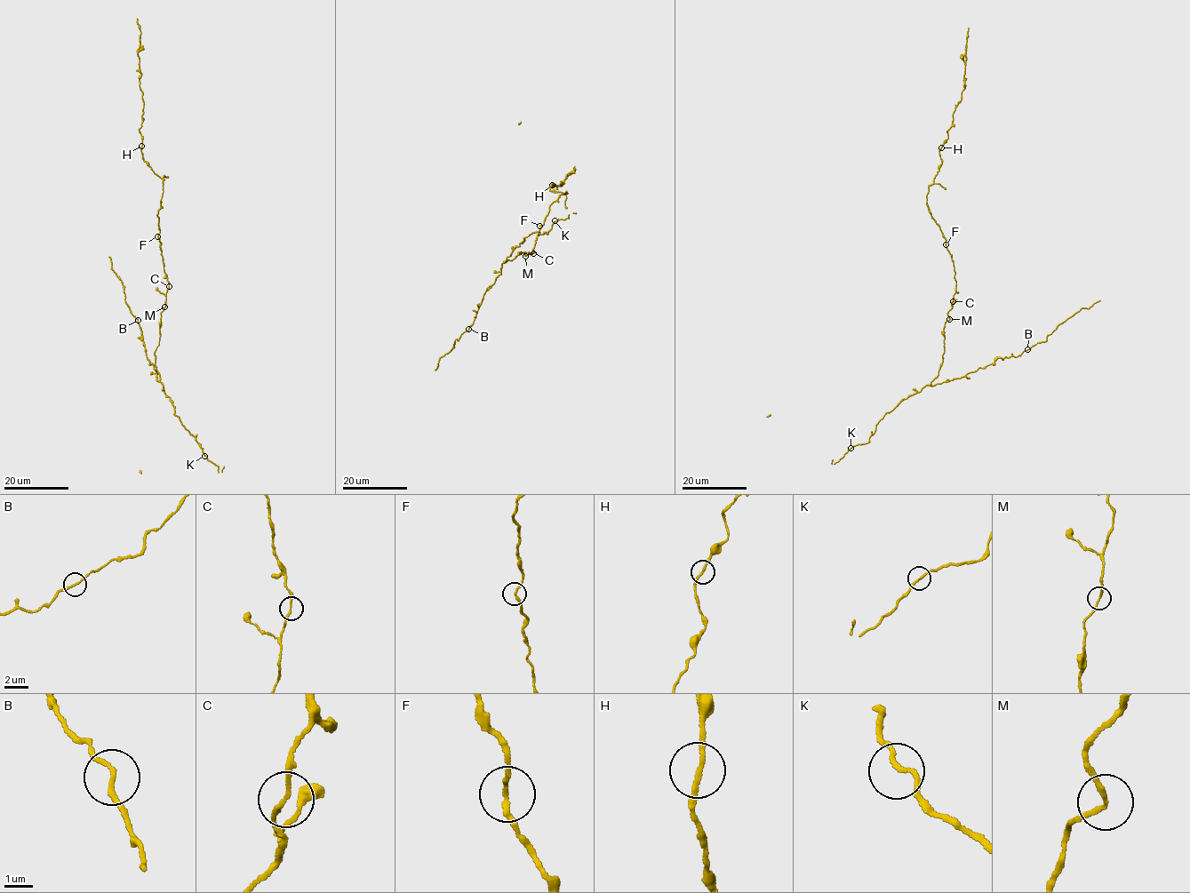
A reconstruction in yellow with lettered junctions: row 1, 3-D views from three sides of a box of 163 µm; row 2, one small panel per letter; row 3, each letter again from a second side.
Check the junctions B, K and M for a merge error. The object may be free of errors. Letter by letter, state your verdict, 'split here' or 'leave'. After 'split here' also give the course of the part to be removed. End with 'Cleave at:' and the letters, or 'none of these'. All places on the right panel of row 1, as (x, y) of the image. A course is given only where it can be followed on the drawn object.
B: leave
K: leave
M: leave
Cleave at: none of these

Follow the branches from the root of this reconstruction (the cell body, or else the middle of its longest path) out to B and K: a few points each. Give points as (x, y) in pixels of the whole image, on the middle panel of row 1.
B: (533, 252), (526, 256), (522, 251), (511, 261), (504, 261), (507, 259), (483, 294), (468, 329)
K: (533, 252), (526, 256), (522, 251), (504, 263), (524, 238), (536, 232), (546, 233), (555, 220)

